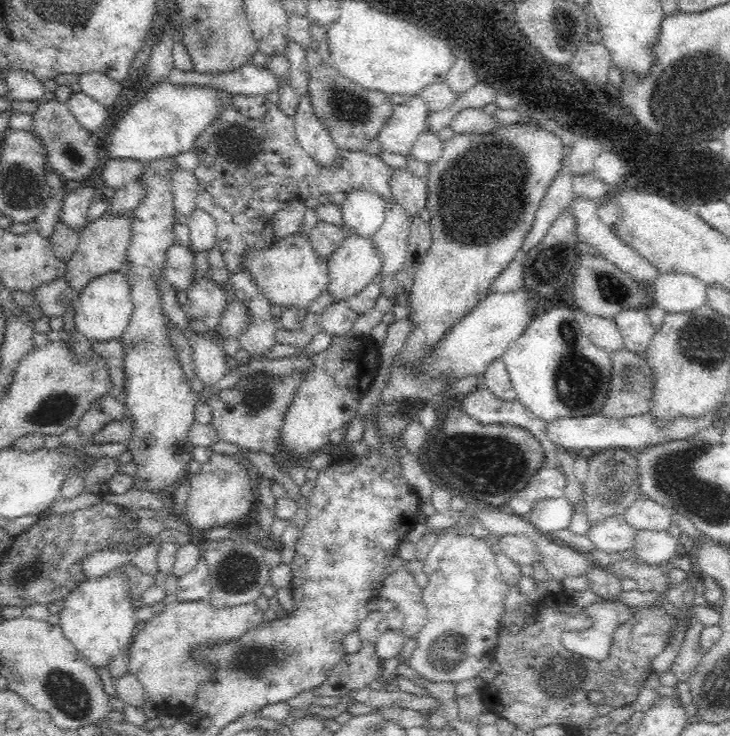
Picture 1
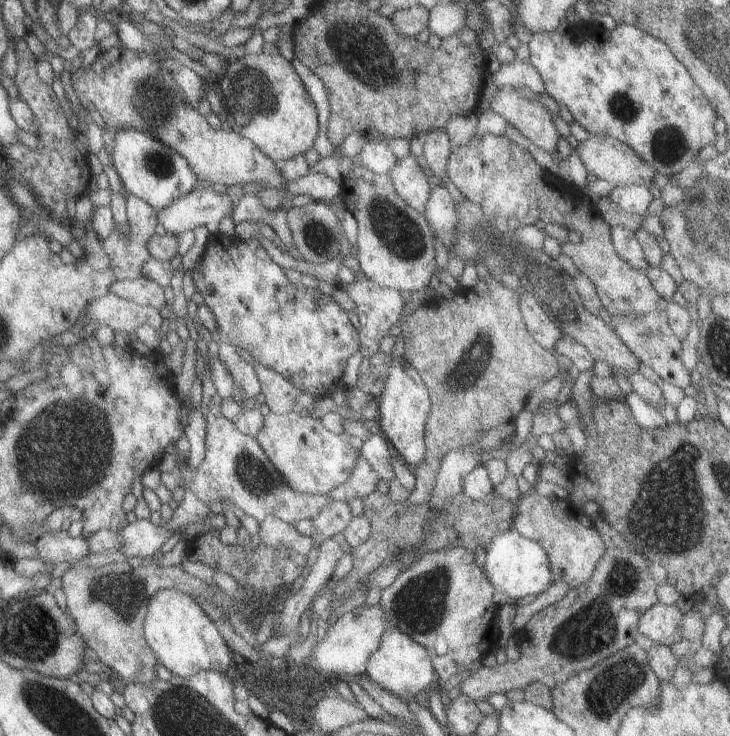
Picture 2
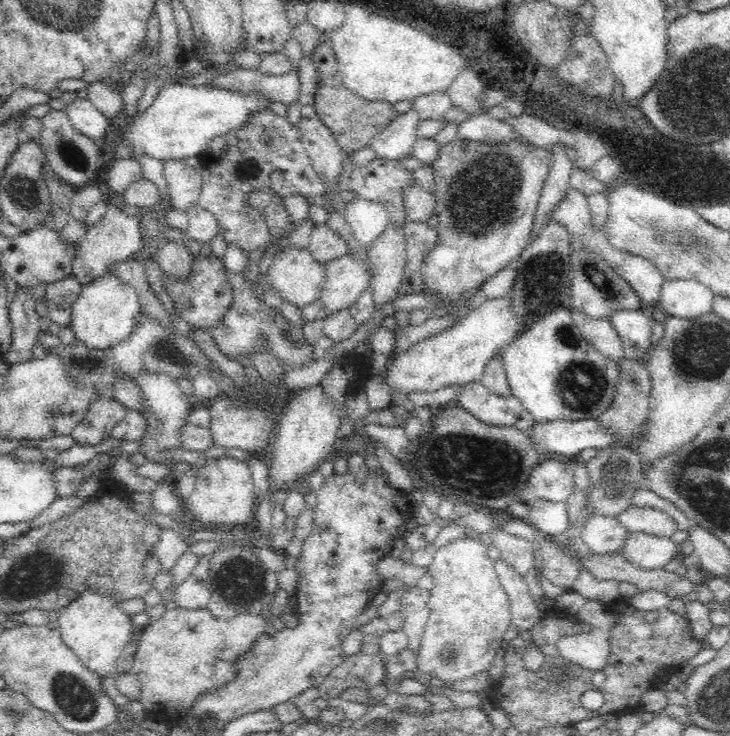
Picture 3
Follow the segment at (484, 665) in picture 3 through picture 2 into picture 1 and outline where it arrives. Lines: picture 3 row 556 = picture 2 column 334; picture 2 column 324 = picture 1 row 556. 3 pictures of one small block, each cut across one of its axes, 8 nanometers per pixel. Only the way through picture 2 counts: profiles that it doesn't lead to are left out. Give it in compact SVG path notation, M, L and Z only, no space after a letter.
M468 529L460 530L437 538L434 548L428 554L428 560L423 563L423 572L430 579L428 586L423 589L427 623L418 636L417 648L409 660L409 666L430 682L456 684L479 676L495 660L494 650L503 629L502 622L506 617L504 605L509 591L498 573L493 544L490 539L474 538Z

